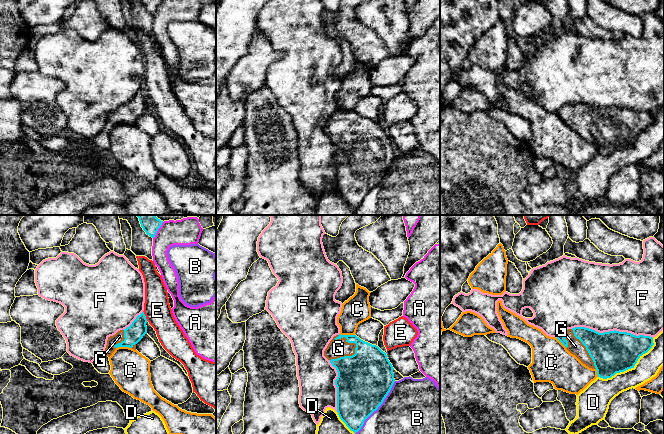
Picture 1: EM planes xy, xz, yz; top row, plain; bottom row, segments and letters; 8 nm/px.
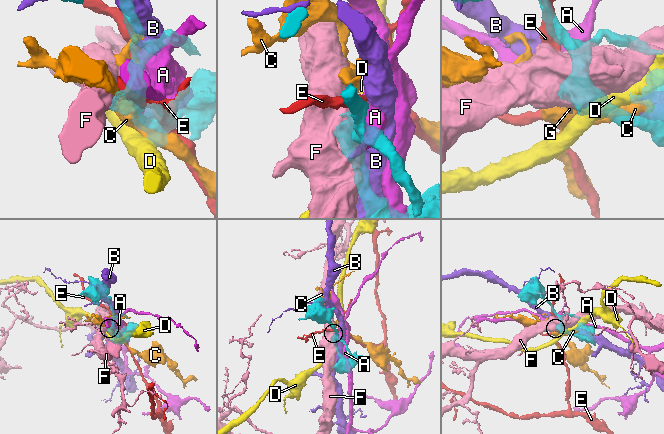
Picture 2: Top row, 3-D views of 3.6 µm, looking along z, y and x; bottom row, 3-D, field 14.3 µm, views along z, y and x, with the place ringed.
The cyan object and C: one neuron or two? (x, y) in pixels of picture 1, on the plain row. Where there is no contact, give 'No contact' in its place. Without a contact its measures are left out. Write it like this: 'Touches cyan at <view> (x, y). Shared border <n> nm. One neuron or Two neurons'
Touches cyan at xy (123, 122). Shared border 130 nm. Two neurons

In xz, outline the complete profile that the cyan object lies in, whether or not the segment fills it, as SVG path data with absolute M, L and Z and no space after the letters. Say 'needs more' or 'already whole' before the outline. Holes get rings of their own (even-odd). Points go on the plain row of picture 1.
needs more | M356 111L334 112L324 132L338 148L338 191L356 209L390 168L394 144L385 128Z

